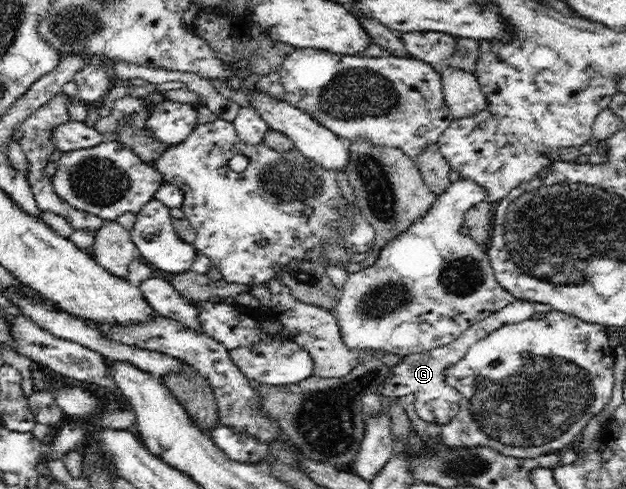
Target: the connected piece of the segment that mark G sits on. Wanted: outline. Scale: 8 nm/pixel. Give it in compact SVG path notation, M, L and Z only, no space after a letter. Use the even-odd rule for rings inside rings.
M515 298L513 303L506 305L499 312L493 313L468 328L466 332L458 339L452 341L452 343L401 358L398 365L392 369L391 374L386 378L380 393L384 396L388 395L392 399L410 394L415 395L414 406L422 420L428 423L448 423L459 412L461 393L444 382L445 370L456 361L460 361L466 355L466 351L468 351L468 347L472 343L485 338L495 329L506 324L515 324L528 319L535 312L546 313L552 309L553 307L549 303L534 303L534 301L524 301L524 299Z

